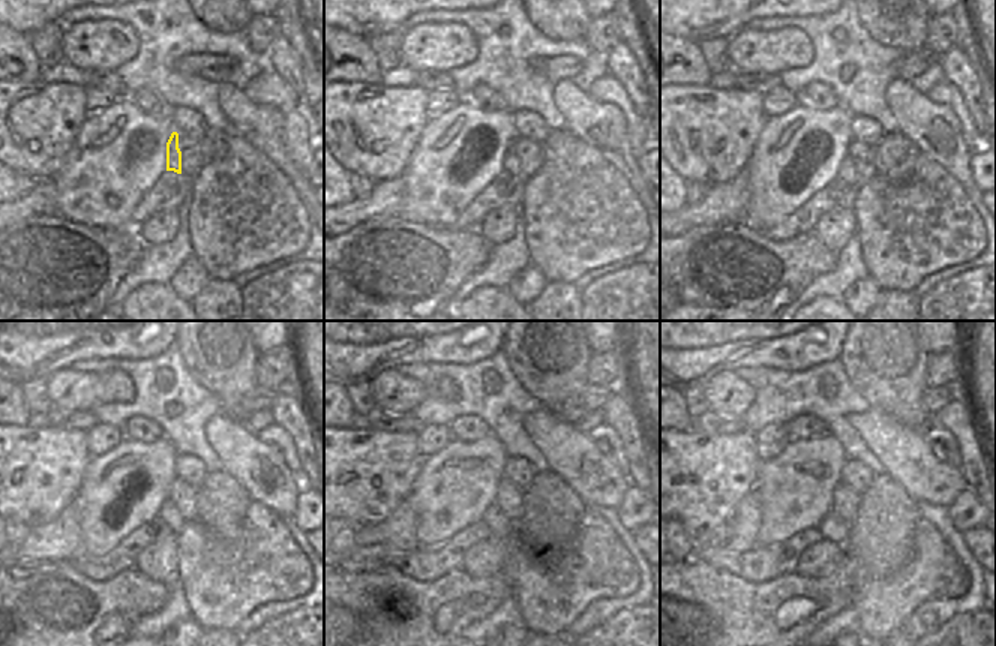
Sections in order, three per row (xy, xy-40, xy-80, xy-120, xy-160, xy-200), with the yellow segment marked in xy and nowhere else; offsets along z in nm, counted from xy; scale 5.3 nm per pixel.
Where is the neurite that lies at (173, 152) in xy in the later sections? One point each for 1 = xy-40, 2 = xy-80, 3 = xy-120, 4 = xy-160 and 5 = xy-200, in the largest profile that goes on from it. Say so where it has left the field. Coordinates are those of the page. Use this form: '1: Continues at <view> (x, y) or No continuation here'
1: Continues at xy-40 (510, 164)
2: Continues at xy-80 (846, 173)
3: Continues at xy-120 (168, 514)
4: Continues at xy-160 (500, 526)
5: Continues at xy-200 (834, 529)

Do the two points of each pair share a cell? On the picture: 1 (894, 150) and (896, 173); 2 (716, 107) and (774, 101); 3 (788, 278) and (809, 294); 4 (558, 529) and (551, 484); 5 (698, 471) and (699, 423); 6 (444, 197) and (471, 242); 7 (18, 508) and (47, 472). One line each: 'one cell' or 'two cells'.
1: one cell
2: two cells
3: two cells
4: one cell
5: two cells
6: two cells
7: one cell

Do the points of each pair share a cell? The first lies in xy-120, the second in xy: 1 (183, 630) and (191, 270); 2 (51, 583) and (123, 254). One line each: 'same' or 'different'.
1: same
2: same

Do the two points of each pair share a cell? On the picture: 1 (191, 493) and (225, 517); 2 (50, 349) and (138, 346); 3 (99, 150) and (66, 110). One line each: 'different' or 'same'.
1: different
2: same
3: different

